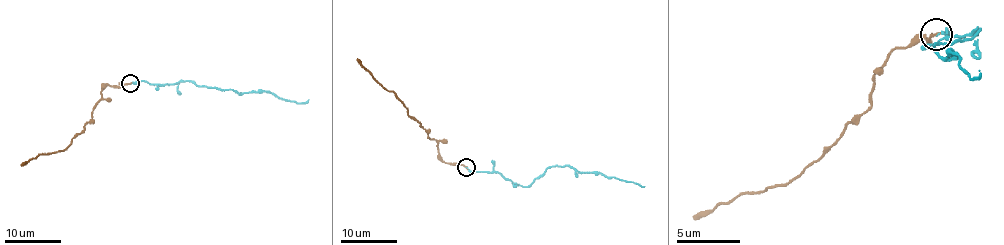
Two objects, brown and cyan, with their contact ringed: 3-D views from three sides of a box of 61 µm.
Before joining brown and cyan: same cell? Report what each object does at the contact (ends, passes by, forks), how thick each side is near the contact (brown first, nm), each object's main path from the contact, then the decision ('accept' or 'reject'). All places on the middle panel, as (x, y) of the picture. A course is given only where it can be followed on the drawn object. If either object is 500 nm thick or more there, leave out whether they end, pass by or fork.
brown ends there; cyan ends there; 200 nm thick on the brown side, 110 nm on the other; brown runs (466, 167), (442, 160), (437, 143), (427, 137), (399, 99), (377, 81), (357, 58); cyan runs (466, 167), (471, 171), (498, 172), (523, 186), (556, 165), (570, 165), (579, 171), (604, 174), (645, 186); accept

